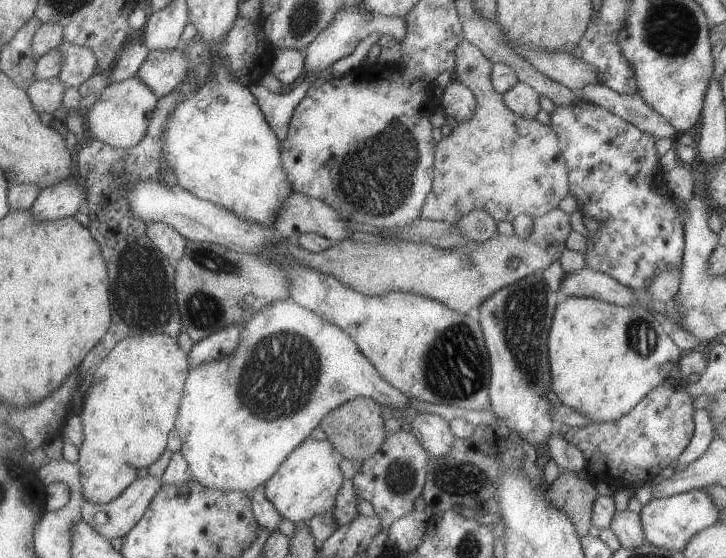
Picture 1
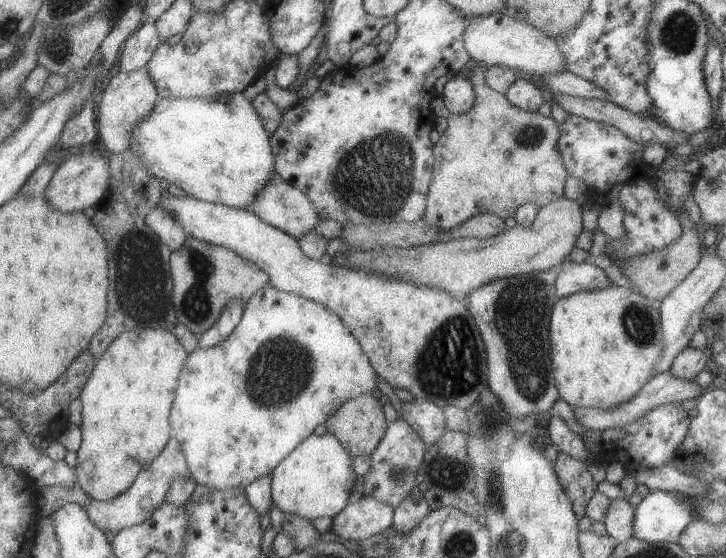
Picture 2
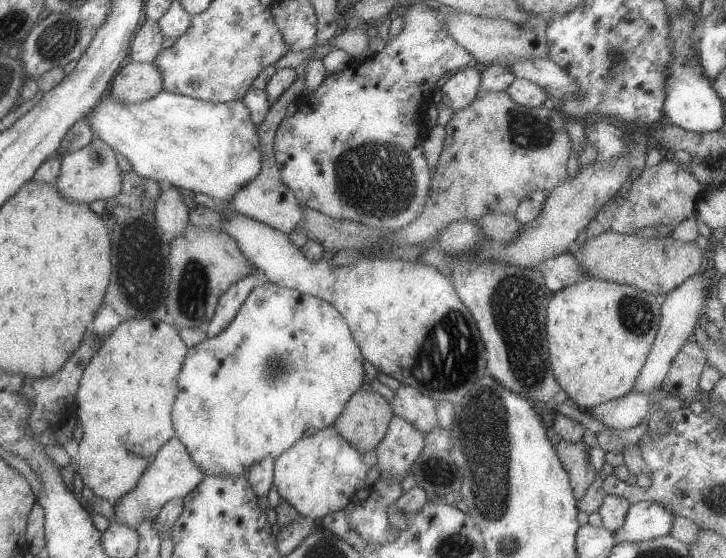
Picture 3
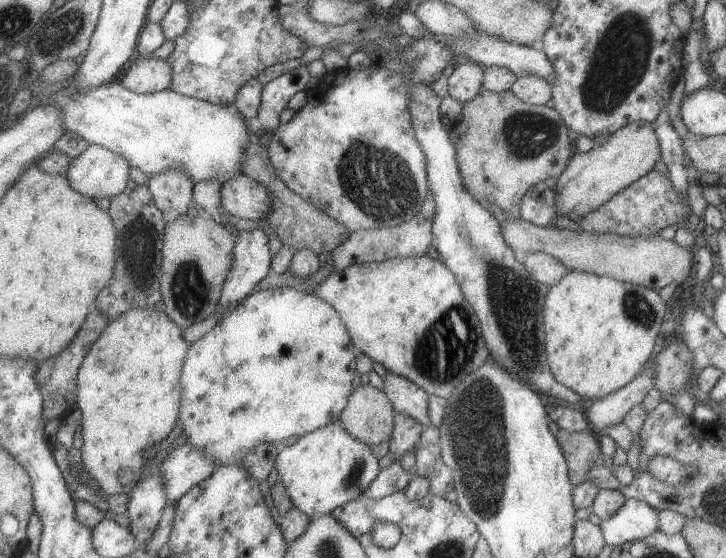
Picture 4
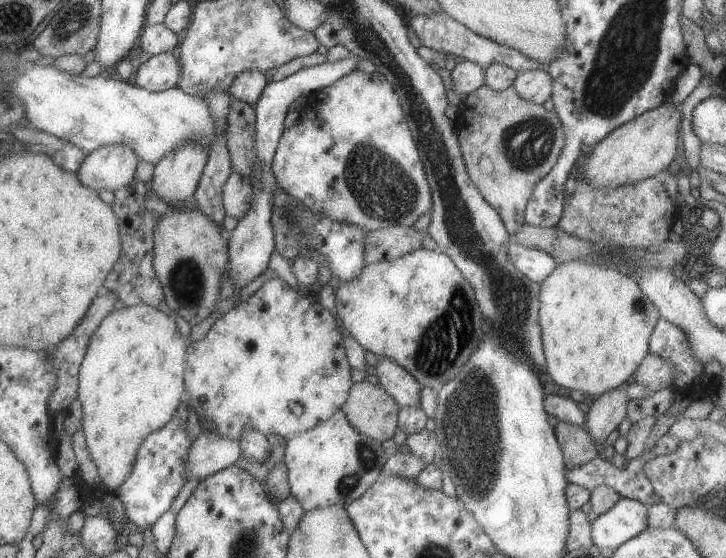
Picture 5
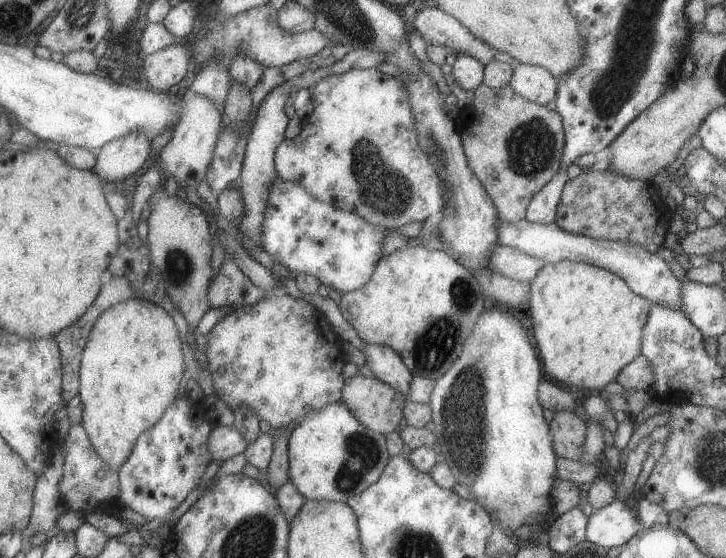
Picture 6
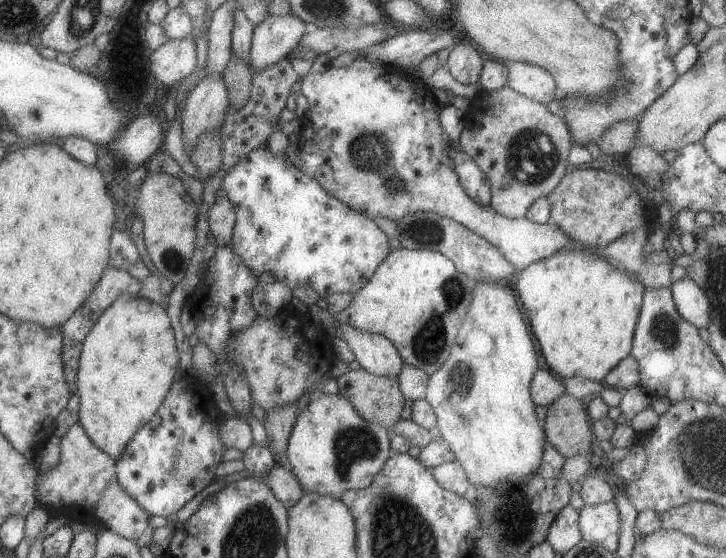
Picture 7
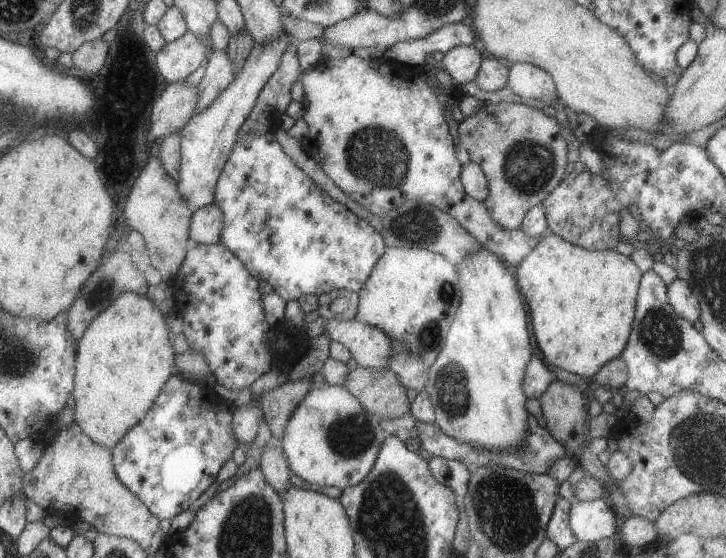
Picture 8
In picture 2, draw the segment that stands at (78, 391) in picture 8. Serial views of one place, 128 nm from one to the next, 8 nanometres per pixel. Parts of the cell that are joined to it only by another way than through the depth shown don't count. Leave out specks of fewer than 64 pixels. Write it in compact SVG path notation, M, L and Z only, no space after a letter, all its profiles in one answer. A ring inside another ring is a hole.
M137 328L123 332L112 340L105 352L99 356L99 360L94 363L91 374L77 398L81 402L79 426L82 441L76 452L75 468L80 472L76 477L76 484L89 498L106 501L125 492L138 472L141 472L141 465L151 462L161 454L161 450L172 436L169 413L187 355L177 338L168 330Z

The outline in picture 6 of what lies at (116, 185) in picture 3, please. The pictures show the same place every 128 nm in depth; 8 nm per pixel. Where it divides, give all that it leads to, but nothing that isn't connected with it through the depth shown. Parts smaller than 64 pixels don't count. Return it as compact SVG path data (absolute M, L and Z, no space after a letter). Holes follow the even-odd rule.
M133 130L127 136L110 140L98 148L91 172L104 185L122 181L149 162L148 152L149 143L145 136L139 130Z

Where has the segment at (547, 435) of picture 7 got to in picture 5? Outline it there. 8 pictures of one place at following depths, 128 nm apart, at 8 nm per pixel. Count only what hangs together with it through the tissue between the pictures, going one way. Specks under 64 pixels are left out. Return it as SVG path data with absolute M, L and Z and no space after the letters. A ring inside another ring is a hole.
M559 421L555 425L554 433L567 470L587 464L601 454L601 449L593 443L585 428Z

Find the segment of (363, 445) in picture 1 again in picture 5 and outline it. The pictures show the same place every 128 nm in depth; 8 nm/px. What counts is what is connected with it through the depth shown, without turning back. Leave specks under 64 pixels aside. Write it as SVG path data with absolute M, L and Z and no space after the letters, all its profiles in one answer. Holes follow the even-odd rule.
M366 381L351 383L347 400L341 406L345 420L363 436L380 443L393 436L398 427L400 406L381 385Z

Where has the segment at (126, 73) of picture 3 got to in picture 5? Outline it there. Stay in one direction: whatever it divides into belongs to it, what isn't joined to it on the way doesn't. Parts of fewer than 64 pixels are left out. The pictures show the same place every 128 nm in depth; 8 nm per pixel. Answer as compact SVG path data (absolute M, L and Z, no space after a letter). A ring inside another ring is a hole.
M174 52L151 55L132 75L134 85L149 92L161 92L177 87L179 76L181 71Z

